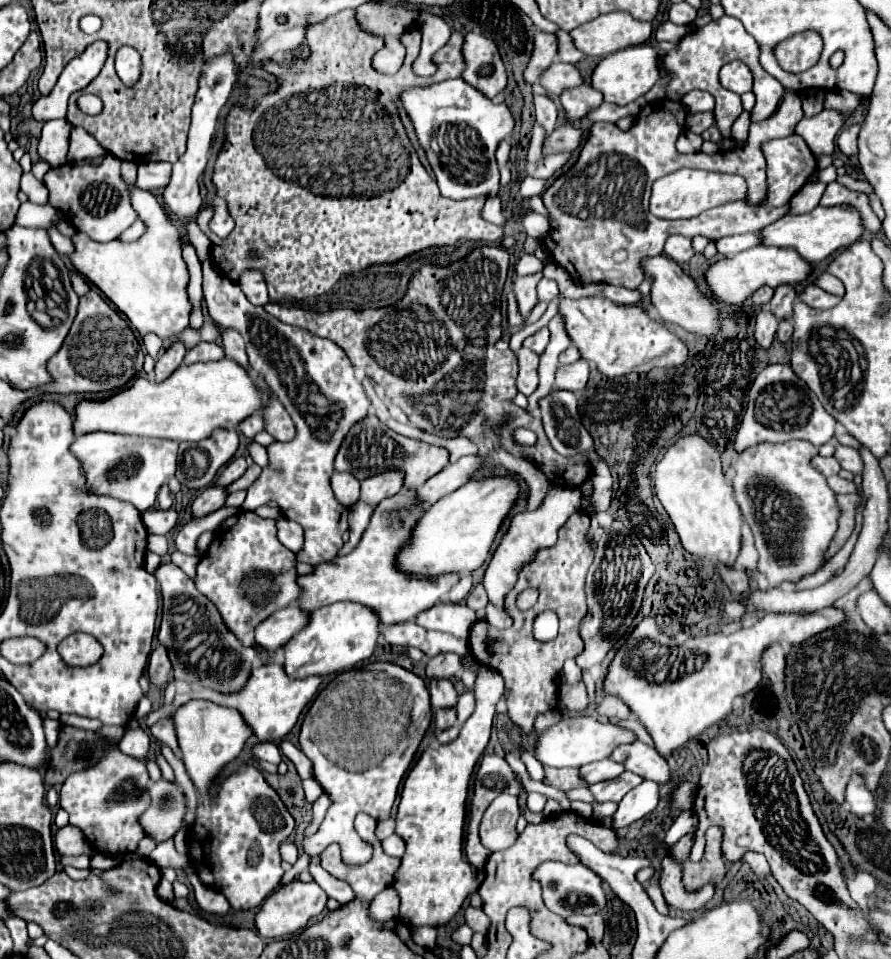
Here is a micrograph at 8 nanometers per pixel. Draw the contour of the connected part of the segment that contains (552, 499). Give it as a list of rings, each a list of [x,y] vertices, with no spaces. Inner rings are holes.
[[[551,487],[547,497],[543,499],[543,503],[535,511],[521,511],[521,513],[511,517],[509,529],[507,529],[505,537],[501,539],[499,547],[495,549],[495,553],[487,565],[485,577],[483,577],[489,601],[493,601],[499,609],[503,609],[501,601],[511,591],[511,587],[517,579],[519,567],[529,563],[541,547],[555,545],[555,533],[565,525],[569,515],[573,515],[579,509],[581,509],[581,489],[577,489],[577,487]]]

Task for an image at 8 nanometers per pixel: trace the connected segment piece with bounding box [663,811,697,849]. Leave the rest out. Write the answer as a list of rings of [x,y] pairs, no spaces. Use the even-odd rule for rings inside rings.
[[[683,811],[683,813],[679,813],[679,817],[675,819],[675,823],[673,823],[673,827],[667,831],[667,835],[665,835],[665,845],[667,845],[667,849],[675,843],[675,841],[679,841],[685,833],[695,833],[695,829],[697,829],[697,815],[693,813],[693,811]]]

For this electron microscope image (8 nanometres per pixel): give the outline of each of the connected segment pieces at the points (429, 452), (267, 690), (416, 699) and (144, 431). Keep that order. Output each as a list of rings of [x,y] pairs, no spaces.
[[[369,413],[365,419],[361,419],[361,423],[353,425],[349,429],[349,435],[345,435],[345,439],[337,451],[337,457],[335,457],[335,471],[355,473],[355,477],[359,481],[363,481],[369,475],[375,475],[377,471],[391,471],[393,467],[397,467],[405,475],[403,489],[415,491],[429,477],[439,473],[447,465],[447,461],[449,461],[449,453],[445,449],[433,447],[433,445],[423,443],[423,441],[407,439],[407,437],[391,431],[373,413]]]
[[[261,665],[261,667],[255,667],[251,669],[251,677],[249,677],[249,683],[245,683],[245,687],[237,693],[229,693],[229,695],[221,695],[217,691],[213,691],[207,688],[196,688],[187,683],[181,685],[181,683],[172,681],[166,686],[164,693],[177,693],[172,703],[162,705],[158,710],[151,711],[146,720],[146,726],[149,729],[153,723],[156,723],[159,719],[165,717],[165,715],[172,715],[181,705],[187,703],[191,699],[207,699],[215,701],[217,705],[225,705],[225,707],[235,707],[247,727],[253,731],[253,735],[265,743],[265,741],[281,741],[291,729],[293,725],[297,723],[301,711],[305,709],[305,705],[317,695],[319,691],[319,685],[321,685],[321,677],[307,677],[307,679],[289,679],[283,671],[281,665]]]
[[[369,663],[363,667],[353,667],[335,675],[321,689],[321,693],[315,697],[303,719],[299,747],[313,763],[313,777],[321,783],[323,791],[331,797],[333,805],[329,807],[317,833],[303,839],[303,853],[307,853],[309,859],[317,857],[325,849],[325,845],[331,843],[341,845],[341,853],[347,863],[359,865],[371,857],[373,849],[357,835],[357,831],[353,829],[353,819],[357,813],[367,813],[377,821],[385,821],[391,817],[399,783],[407,767],[411,765],[429,723],[431,705],[425,681],[395,663]]]
[[[229,359],[207,361],[207,363],[193,363],[193,365],[181,365],[173,375],[169,375],[169,377],[167,377],[165,381],[161,381],[161,383],[153,383],[153,381],[147,381],[147,379],[143,379],[143,377],[135,377],[127,389],[121,389],[121,391],[117,391],[115,395],[111,395],[111,397],[107,397],[107,399],[83,399],[83,401],[79,401],[77,407],[75,407],[75,413],[73,413],[73,431],[75,431],[75,435],[85,435],[85,433],[95,433],[95,431],[105,431],[105,433],[119,433],[119,435],[159,437],[159,439],[171,439],[171,441],[179,441],[179,443],[181,443],[181,441],[201,441],[201,439],[209,437],[213,429],[217,429],[217,427],[233,429],[233,427],[237,427],[237,423],[243,421],[247,415],[259,411],[259,409],[263,407],[263,403],[265,403],[265,395],[263,395],[263,391],[267,391],[267,385],[263,383],[263,379],[255,379],[255,381],[253,381],[253,379],[243,371],[241,365],[237,365],[235,361],[229,361]]]

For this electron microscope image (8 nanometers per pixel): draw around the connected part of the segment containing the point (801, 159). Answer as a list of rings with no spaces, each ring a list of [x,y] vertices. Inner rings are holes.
[[[796,134],[763,143],[763,155],[767,164],[766,174],[767,183],[769,183],[767,203],[771,207],[785,205],[817,171],[815,155],[809,151],[809,147],[805,147],[805,141]]]

